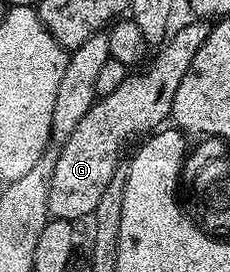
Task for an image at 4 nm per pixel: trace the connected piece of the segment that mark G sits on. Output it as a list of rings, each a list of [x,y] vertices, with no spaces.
[[[194,18],[191,21],[178,33],[175,31],[155,51],[159,52],[146,72],[140,76],[127,75],[126,80],[112,90],[112,94],[95,99],[88,114],[80,118],[80,126],[76,126],[76,130],[72,130],[70,137],[61,145],[56,170],[52,170],[46,203],[46,211],[53,219],[78,222],[81,216],[93,217],[108,182],[112,182],[114,172],[120,167],[118,155],[126,139],[130,135],[141,137],[153,133],[163,123],[161,120],[170,116],[176,90],[184,74],[188,74],[188,66],[192,66],[196,50],[204,46],[211,29],[205,19]]]

